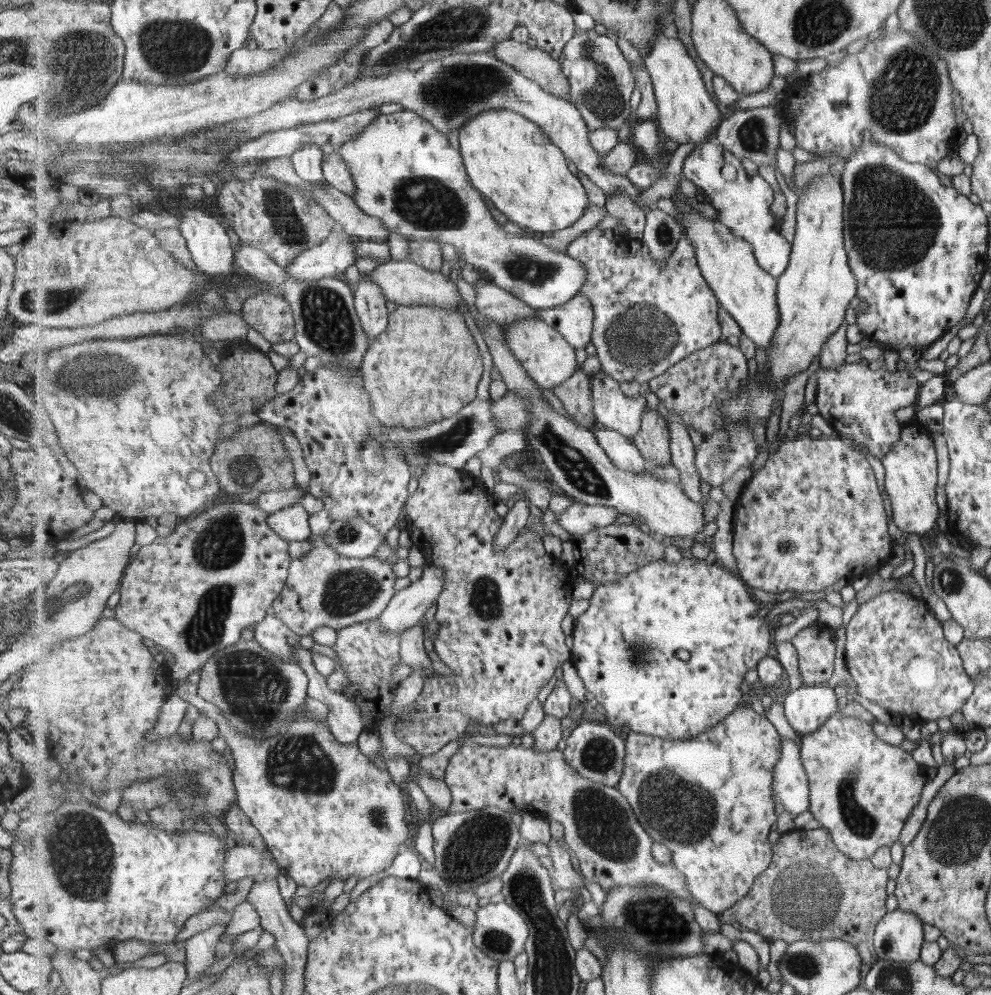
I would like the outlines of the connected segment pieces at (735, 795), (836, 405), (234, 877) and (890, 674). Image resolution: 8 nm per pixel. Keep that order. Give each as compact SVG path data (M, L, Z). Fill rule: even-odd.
M740 706L727 716L722 723L697 736L687 739L663 738L658 736L644 735L630 731L626 738L626 770L623 771L621 782L617 788L628 798L634 808L638 819L654 838L655 842L666 844L673 852L673 865L675 865L686 877L690 884L689 890L694 899L699 901L705 908L721 914L728 908L735 906L753 887L760 874L763 874L773 863L774 844L769 842L771 826L777 822L775 814L774 778L775 767L780 761L782 751L782 736L777 728L759 712L749 707Z
M862 356L860 361L844 364L835 371L821 368L816 372L819 376L819 390L816 404L819 414L838 431L842 438L856 443L863 443L876 458L881 458L890 450L899 438L900 430L893 412L903 406L911 405L917 394L917 383L911 378L907 368L888 372L878 369L873 372Z
M245 844L241 846L234 846L230 849L230 852L227 852L227 859L225 859L224 869L226 870L226 875L228 880L237 881L245 876L259 877L261 875L265 876L275 876L281 874L283 867L279 866L272 852L269 848L262 851L258 849L255 845Z
M888 591L875 595L874 598L871 598L859 606L858 611L852 616L845 629L846 666L851 677L857 684L859 695L878 704L889 714L889 716L891 716L893 720L906 716L909 721L915 724L916 720L926 723L928 721L937 721L940 718L949 719L951 714L960 712L963 708L963 703L965 703L969 696L973 694L973 681L962 667L962 660L958 655L957 649L955 646L951 645L950 642L945 642L946 638L943 638L943 634L941 634L941 626L939 626L939 622L937 622L937 620L927 612L927 606L921 602L921 598L911 598L911 595L901 591Z

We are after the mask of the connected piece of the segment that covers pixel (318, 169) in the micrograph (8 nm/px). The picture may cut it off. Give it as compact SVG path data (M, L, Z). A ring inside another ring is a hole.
M309 143L302 146L292 156L297 176L303 177L314 185L327 183L323 171L323 158L323 150L318 144Z

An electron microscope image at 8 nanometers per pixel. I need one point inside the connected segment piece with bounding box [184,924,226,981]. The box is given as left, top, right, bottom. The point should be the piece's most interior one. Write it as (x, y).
(200, 950)

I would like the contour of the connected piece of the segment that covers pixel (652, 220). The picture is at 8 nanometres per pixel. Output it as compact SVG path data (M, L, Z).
M656 206L646 213L646 230L642 242L650 248L650 253L656 259L664 261L669 258L682 238L681 226L671 214Z

